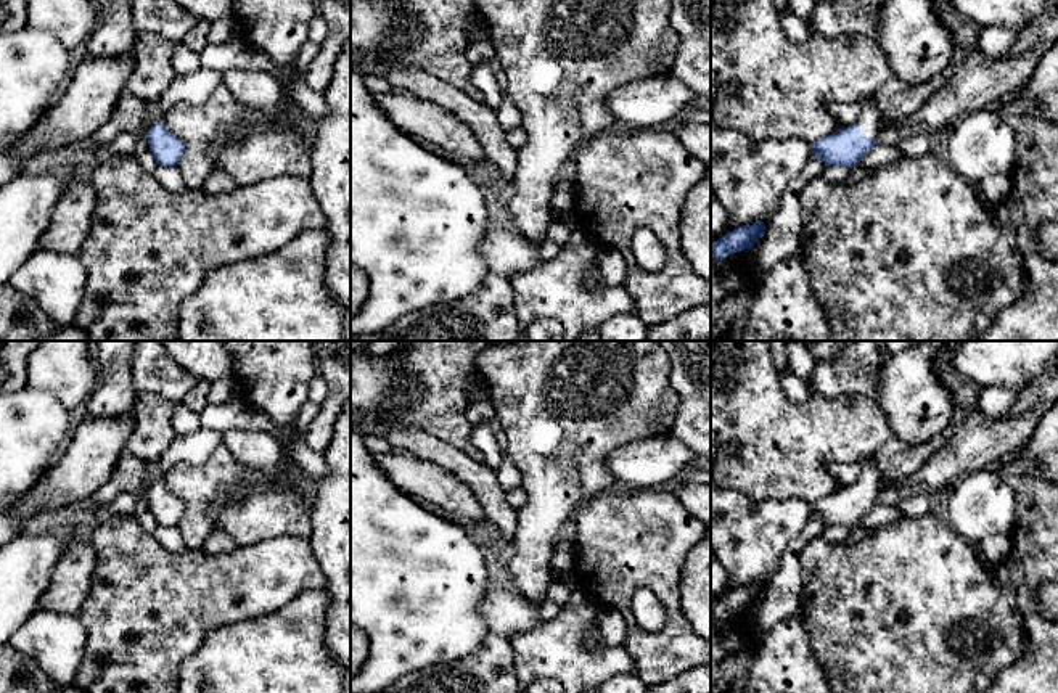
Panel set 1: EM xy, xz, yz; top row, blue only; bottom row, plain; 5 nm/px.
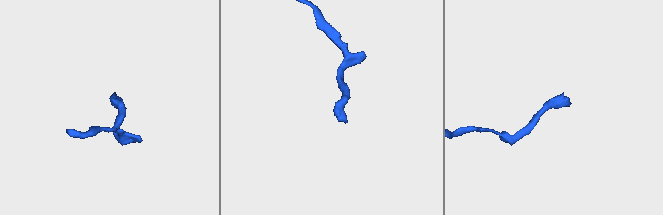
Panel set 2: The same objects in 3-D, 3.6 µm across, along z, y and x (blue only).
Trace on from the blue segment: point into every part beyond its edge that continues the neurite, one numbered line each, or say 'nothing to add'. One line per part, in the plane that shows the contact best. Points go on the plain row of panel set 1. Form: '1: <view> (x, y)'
1: yz (869, 481)

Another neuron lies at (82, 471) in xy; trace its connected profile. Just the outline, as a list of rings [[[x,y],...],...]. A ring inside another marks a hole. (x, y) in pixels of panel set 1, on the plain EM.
[[[135,413],[85,416],[64,453],[45,471],[32,490],[13,505],[18,521],[101,497],[133,428]]]

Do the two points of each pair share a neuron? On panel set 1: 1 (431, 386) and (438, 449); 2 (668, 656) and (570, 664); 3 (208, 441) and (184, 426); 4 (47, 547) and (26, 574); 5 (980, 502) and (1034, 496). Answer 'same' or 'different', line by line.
1: different
2: different
3: different
4: same
5: different

